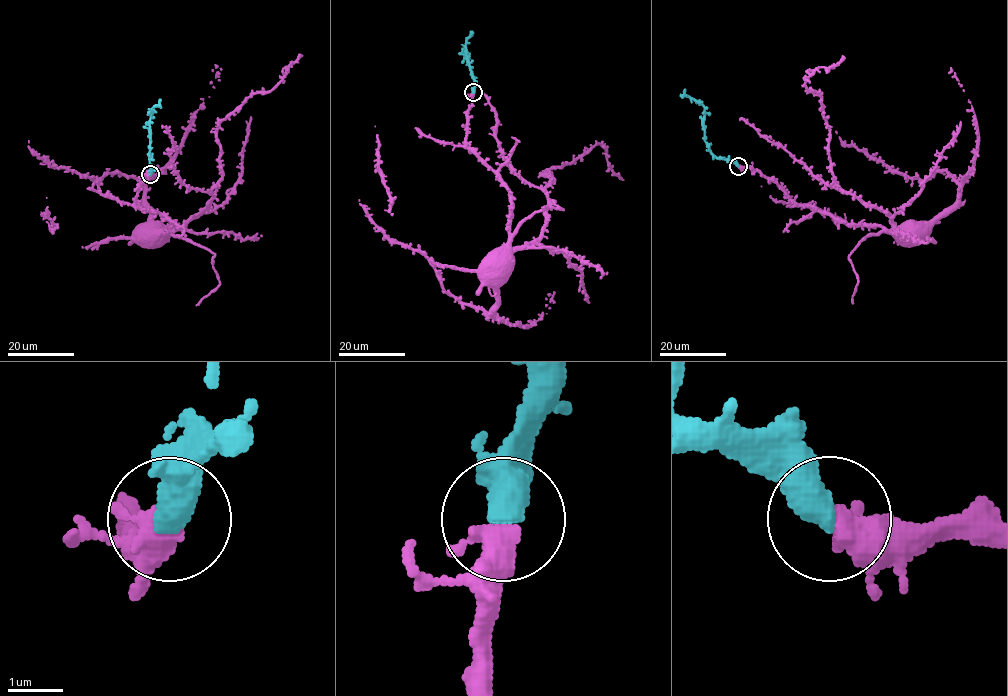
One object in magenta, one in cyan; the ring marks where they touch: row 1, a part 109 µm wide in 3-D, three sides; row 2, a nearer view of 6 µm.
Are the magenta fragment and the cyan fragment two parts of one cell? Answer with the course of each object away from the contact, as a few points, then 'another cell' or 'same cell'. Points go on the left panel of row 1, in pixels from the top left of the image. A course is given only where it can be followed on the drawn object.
magenta runs (149, 174), (136, 205), (163, 216), (168, 232), (184, 225), (221, 177), (222, 121), (302, 55); cyan runs (149, 174), (153, 170), (149, 164), (150, 117), (161, 99); same cell

